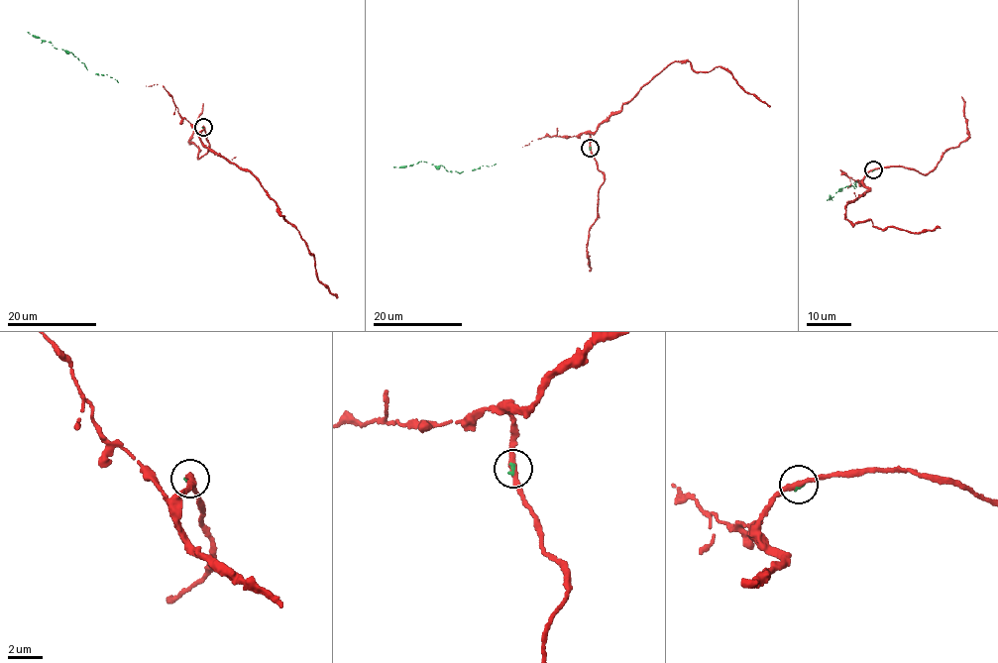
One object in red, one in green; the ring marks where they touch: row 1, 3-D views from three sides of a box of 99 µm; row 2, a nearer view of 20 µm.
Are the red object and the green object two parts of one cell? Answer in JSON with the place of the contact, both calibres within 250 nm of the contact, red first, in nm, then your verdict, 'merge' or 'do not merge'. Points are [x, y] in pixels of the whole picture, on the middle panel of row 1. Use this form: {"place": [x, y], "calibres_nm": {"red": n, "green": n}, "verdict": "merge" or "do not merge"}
{"place": [590, 148], "calibres_nm": {"red": 320, "green": 170}, "verdict": "merge"}

